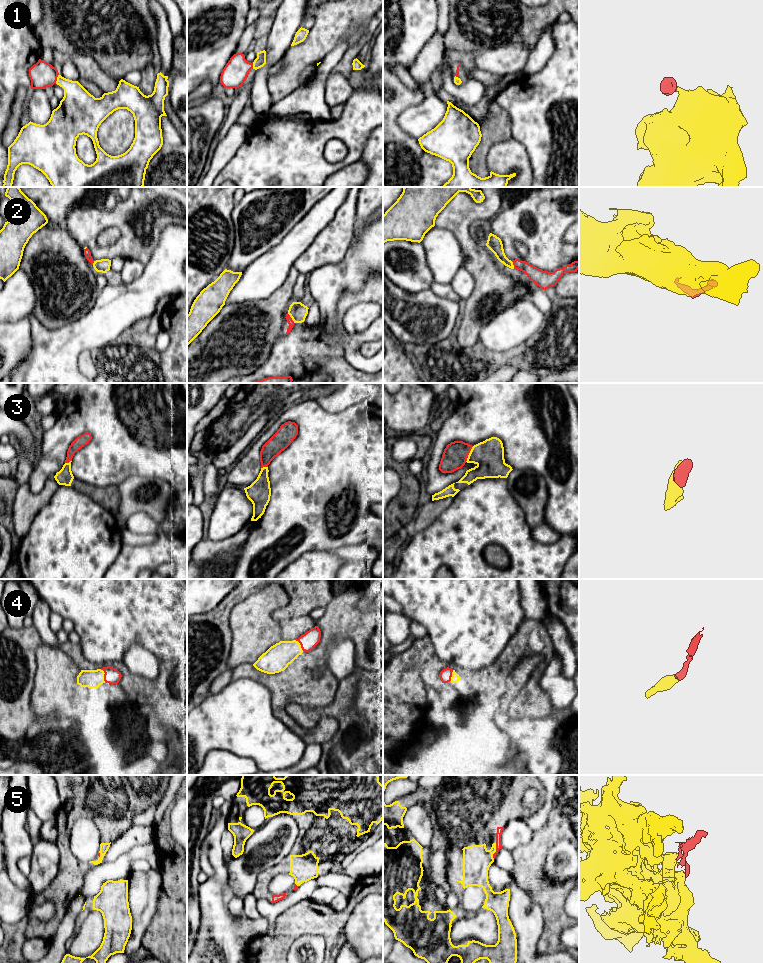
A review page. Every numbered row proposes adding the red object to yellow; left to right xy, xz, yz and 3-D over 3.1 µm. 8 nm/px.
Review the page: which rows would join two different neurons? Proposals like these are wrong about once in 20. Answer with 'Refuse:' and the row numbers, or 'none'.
Refuse: none

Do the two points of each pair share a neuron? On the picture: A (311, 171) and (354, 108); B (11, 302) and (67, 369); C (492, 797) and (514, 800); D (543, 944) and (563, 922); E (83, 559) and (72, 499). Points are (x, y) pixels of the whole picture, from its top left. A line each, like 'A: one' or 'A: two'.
A: one
B: two
C: one
D: one
E: one

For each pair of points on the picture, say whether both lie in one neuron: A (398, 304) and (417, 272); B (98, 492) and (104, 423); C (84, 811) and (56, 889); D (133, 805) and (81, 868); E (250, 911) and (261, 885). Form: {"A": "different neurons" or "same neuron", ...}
{"A": "different neurons", "B": "different neurons", "C": "same neuron", "D": "same neuron", "E": "different neurons"}

